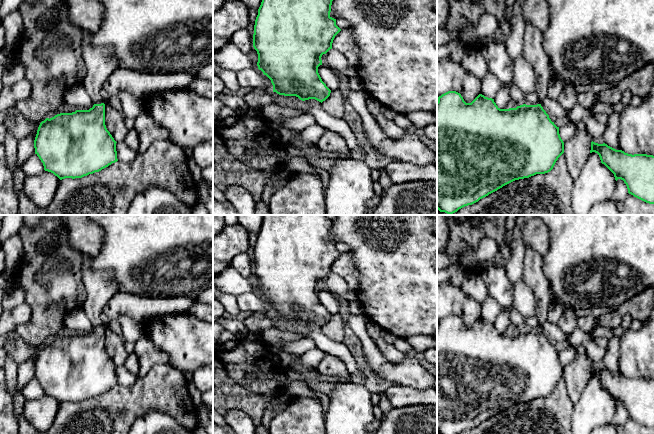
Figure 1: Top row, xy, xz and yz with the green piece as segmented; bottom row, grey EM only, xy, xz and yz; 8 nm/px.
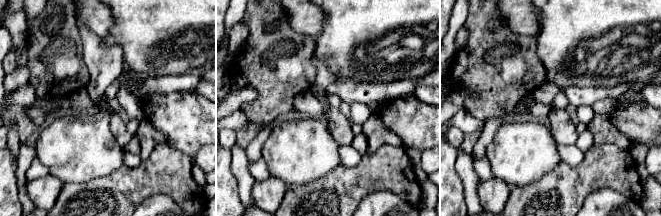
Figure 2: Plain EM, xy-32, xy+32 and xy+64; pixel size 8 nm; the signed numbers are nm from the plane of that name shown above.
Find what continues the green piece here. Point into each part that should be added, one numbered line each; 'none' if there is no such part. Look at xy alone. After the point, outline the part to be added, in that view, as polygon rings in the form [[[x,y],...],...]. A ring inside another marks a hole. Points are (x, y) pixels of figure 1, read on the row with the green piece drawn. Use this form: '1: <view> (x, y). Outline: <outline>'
1: xy (100, 62). Outline: [[[80,29],[83,34],[82,56],[87,74],[82,81],[94,104],[104,103],[101,96],[103,82],[117,69],[117,59],[110,47],[93,45],[93,32]]]

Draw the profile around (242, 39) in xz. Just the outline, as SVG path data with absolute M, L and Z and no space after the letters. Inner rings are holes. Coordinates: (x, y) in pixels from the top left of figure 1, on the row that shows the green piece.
M239 29L235 31L230 39L237 48L239 48L244 54L249 54L253 47L253 36L245 29Z

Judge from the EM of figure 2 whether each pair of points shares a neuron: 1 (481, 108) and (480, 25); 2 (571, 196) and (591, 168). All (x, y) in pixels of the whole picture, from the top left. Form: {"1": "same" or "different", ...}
{"1": "same", "2": "same"}

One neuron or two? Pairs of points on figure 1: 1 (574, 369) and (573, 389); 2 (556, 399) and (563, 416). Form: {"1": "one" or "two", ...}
{"1": "one", "2": "one"}

